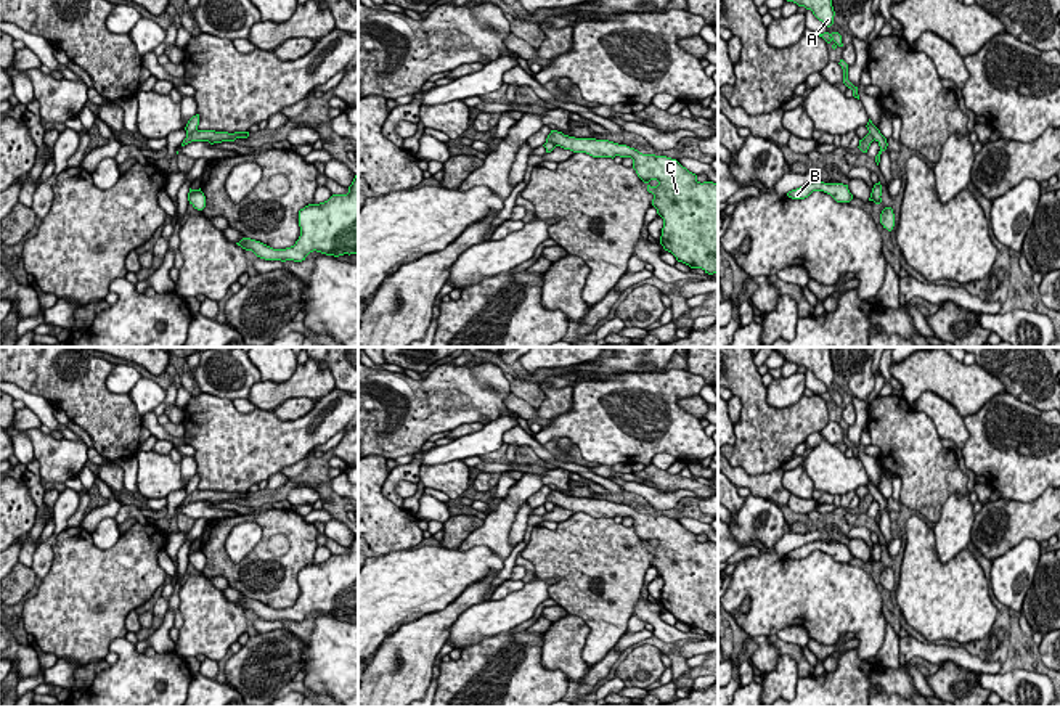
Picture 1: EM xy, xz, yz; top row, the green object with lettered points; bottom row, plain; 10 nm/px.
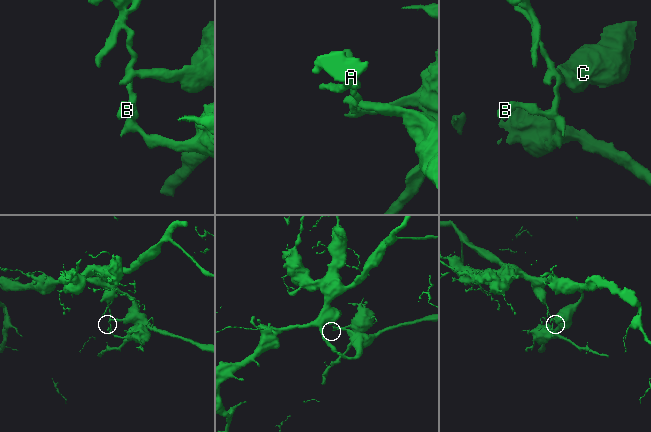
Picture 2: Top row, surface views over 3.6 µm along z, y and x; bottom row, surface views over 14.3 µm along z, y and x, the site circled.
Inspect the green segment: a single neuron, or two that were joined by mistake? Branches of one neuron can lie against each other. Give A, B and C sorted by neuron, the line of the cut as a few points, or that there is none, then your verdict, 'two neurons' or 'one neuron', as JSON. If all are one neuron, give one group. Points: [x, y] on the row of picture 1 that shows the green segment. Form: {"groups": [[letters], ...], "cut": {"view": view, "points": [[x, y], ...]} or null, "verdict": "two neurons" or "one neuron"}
{"groups": [["A", "C"], ["B"]], "cut": {"view": "xy", "points": [[196, 129], [187, 135]]}, "verdict": "two neurons"}

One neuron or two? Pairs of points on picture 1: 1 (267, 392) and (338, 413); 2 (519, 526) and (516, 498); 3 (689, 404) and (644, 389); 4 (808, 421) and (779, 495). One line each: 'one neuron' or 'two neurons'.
1: two neurons
2: two neurons
3: two neurons
4: two neurons

